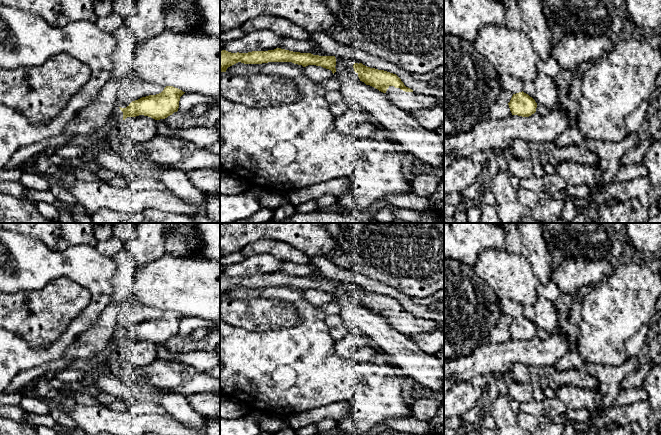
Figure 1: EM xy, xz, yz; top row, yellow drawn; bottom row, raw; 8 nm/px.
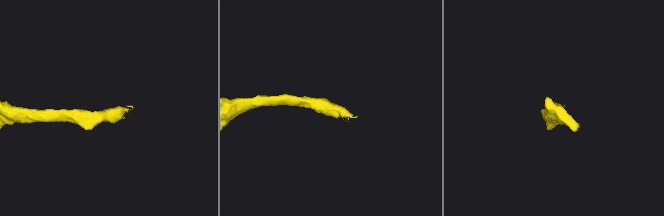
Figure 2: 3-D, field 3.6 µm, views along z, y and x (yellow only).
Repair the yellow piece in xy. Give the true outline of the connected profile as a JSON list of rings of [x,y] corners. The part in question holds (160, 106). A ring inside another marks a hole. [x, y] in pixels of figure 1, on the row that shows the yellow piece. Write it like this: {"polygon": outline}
{"polygon": [[[166,86],[156,95],[149,95],[132,101],[126,108],[120,108],[123,112],[123,120],[127,117],[144,115],[155,120],[165,119],[178,111],[182,90],[173,86]]]}

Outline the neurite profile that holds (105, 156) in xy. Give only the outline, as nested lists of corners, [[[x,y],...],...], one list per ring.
[[[104,138],[92,141],[82,148],[83,152],[94,152],[94,162],[127,178],[152,177],[161,181],[166,189],[194,207],[201,207],[207,197],[190,181],[186,172],[173,168],[162,168],[145,158],[134,157],[132,161],[123,159],[111,146],[103,145]]]

